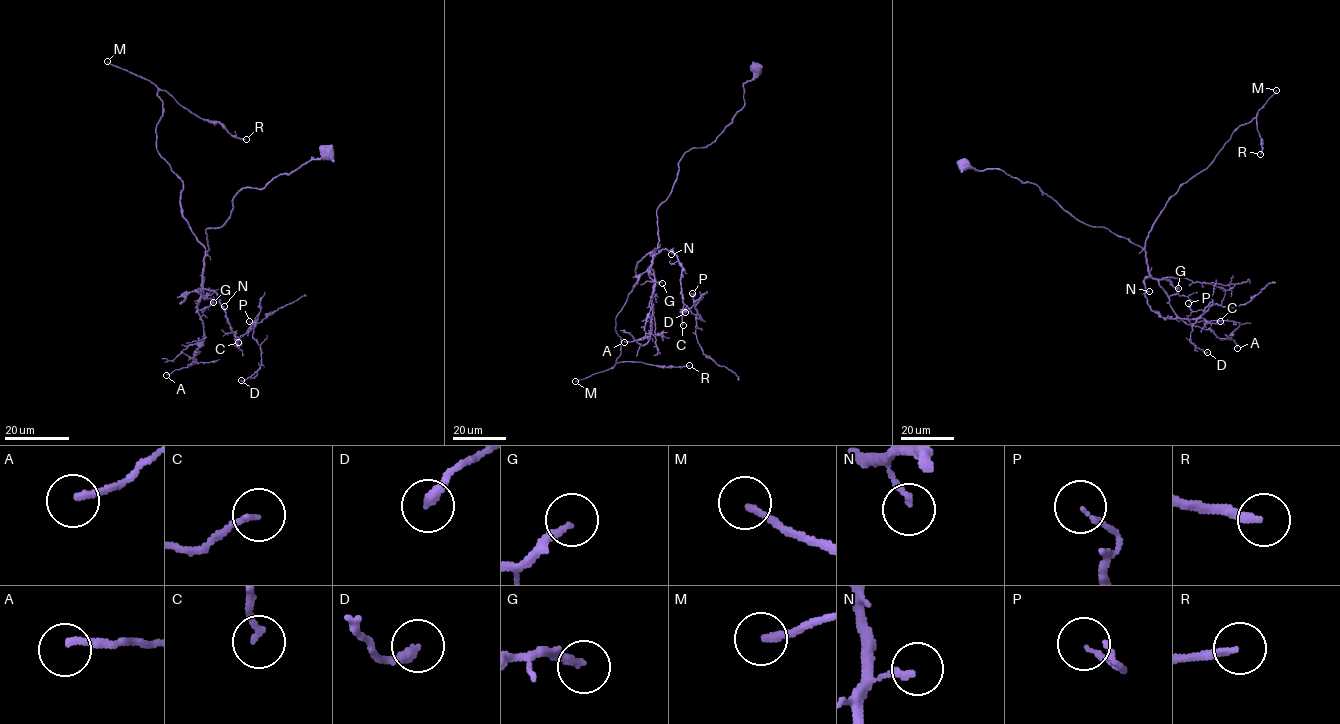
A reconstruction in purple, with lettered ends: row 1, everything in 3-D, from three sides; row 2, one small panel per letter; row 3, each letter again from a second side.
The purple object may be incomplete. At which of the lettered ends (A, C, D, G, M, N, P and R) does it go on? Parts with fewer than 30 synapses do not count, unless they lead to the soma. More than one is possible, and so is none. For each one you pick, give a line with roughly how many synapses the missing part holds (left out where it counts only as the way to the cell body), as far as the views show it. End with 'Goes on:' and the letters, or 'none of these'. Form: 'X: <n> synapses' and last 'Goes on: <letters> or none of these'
G: 35 synapses
M: 90 synapses
R: 60 synapses
Goes on: G, M, R

